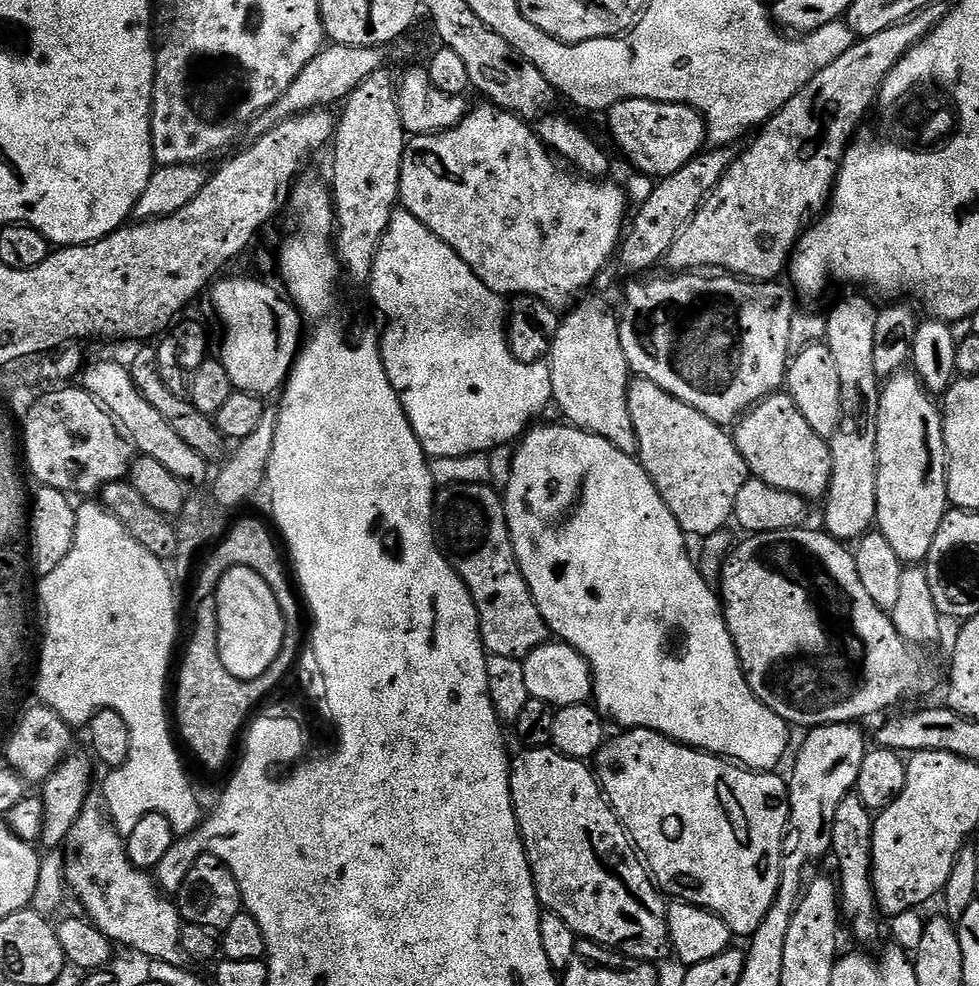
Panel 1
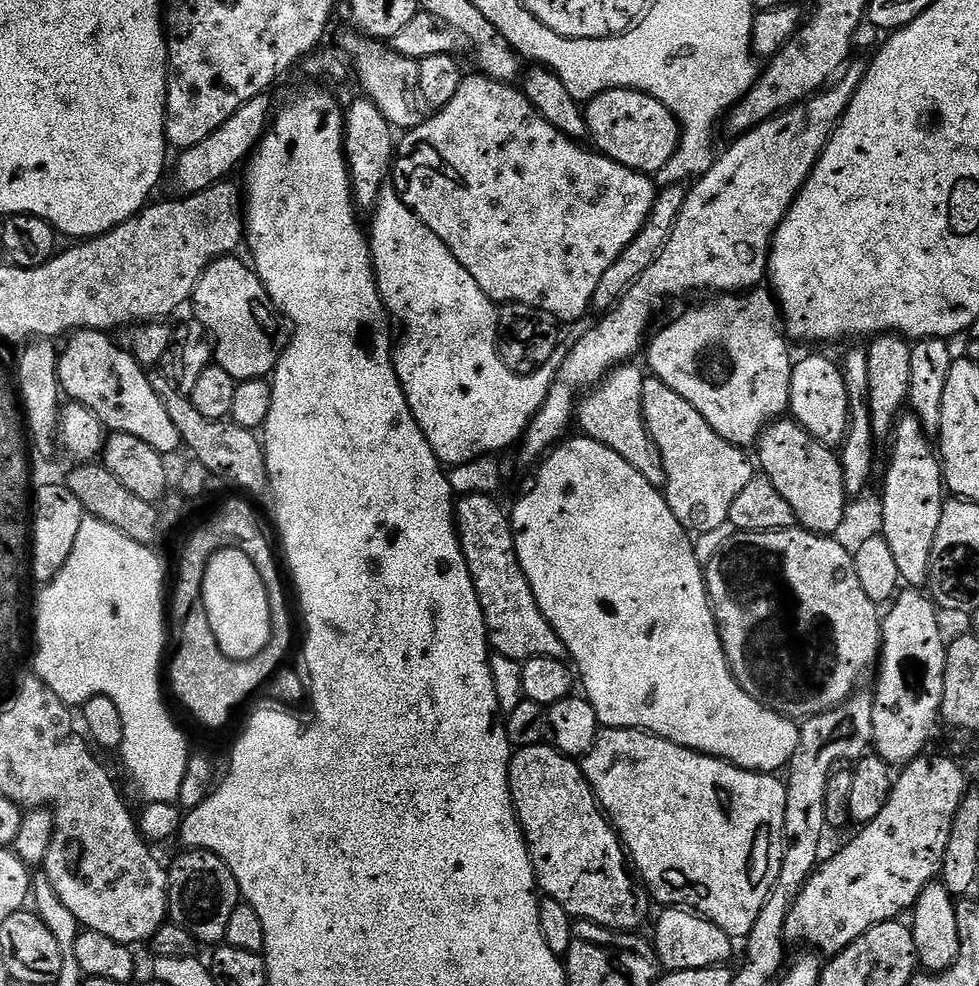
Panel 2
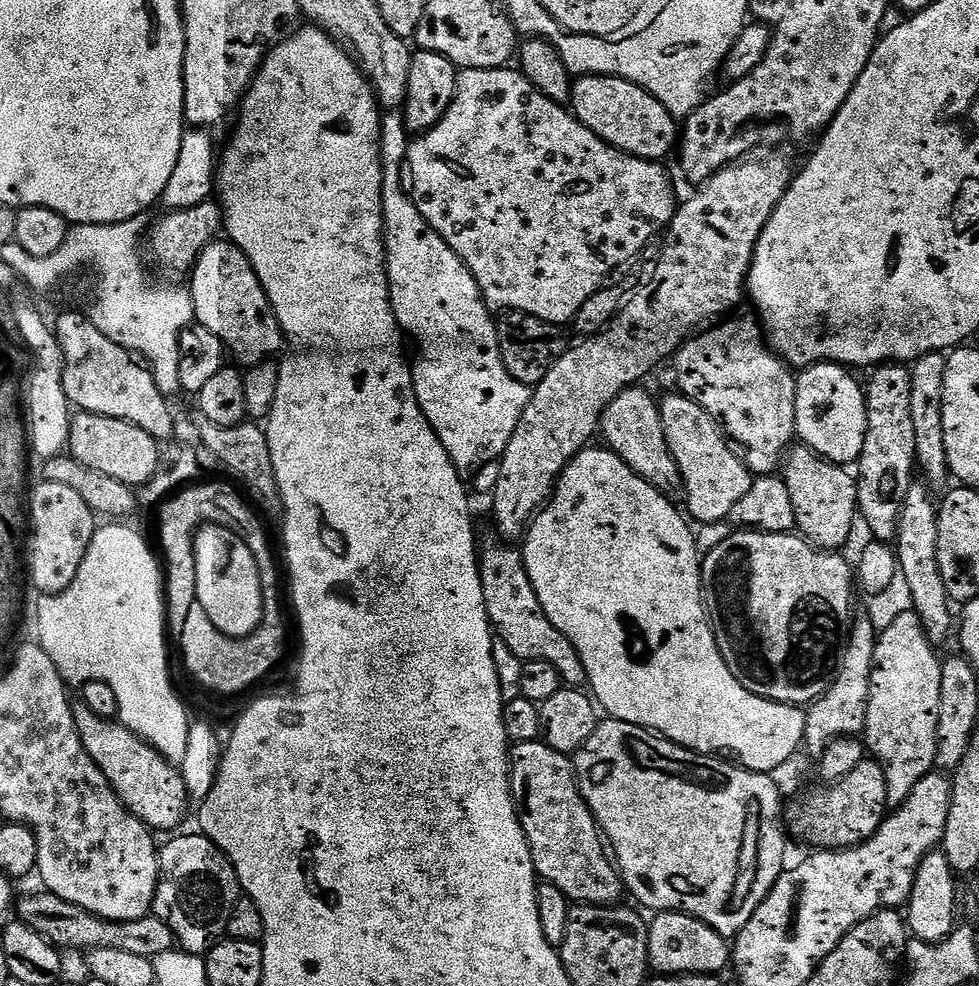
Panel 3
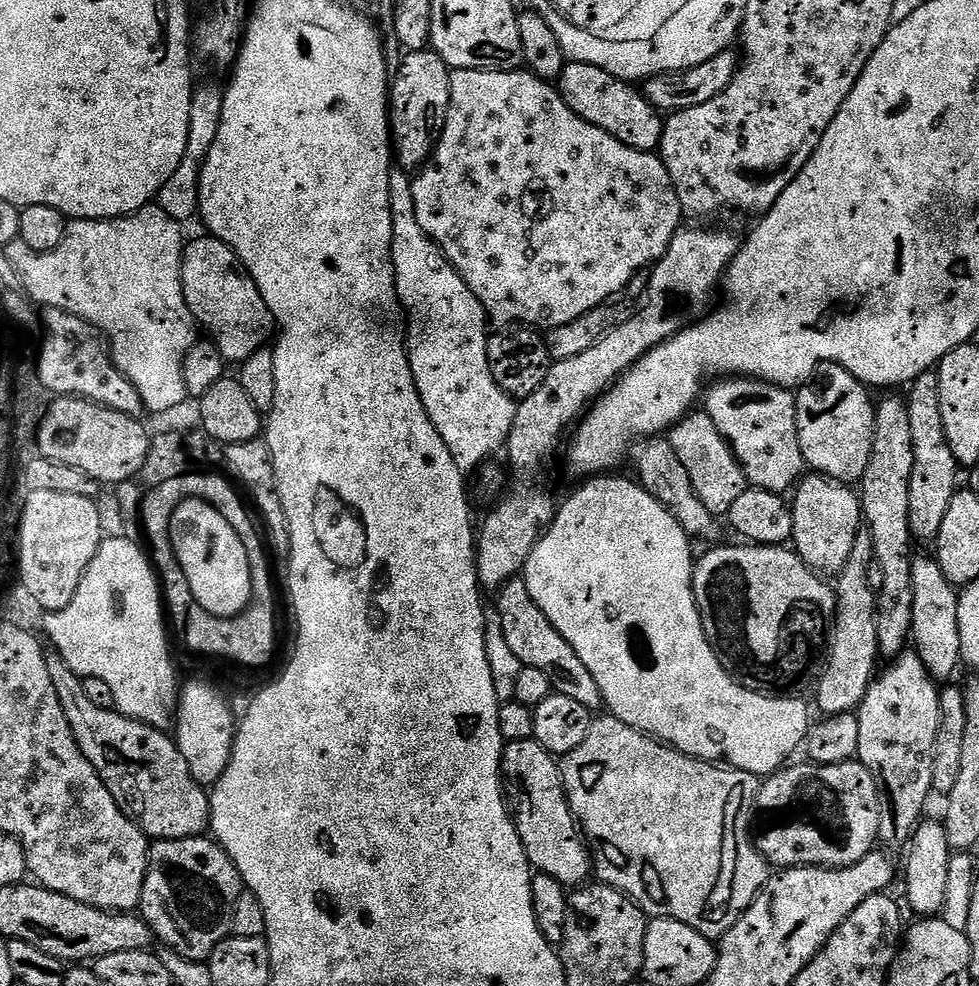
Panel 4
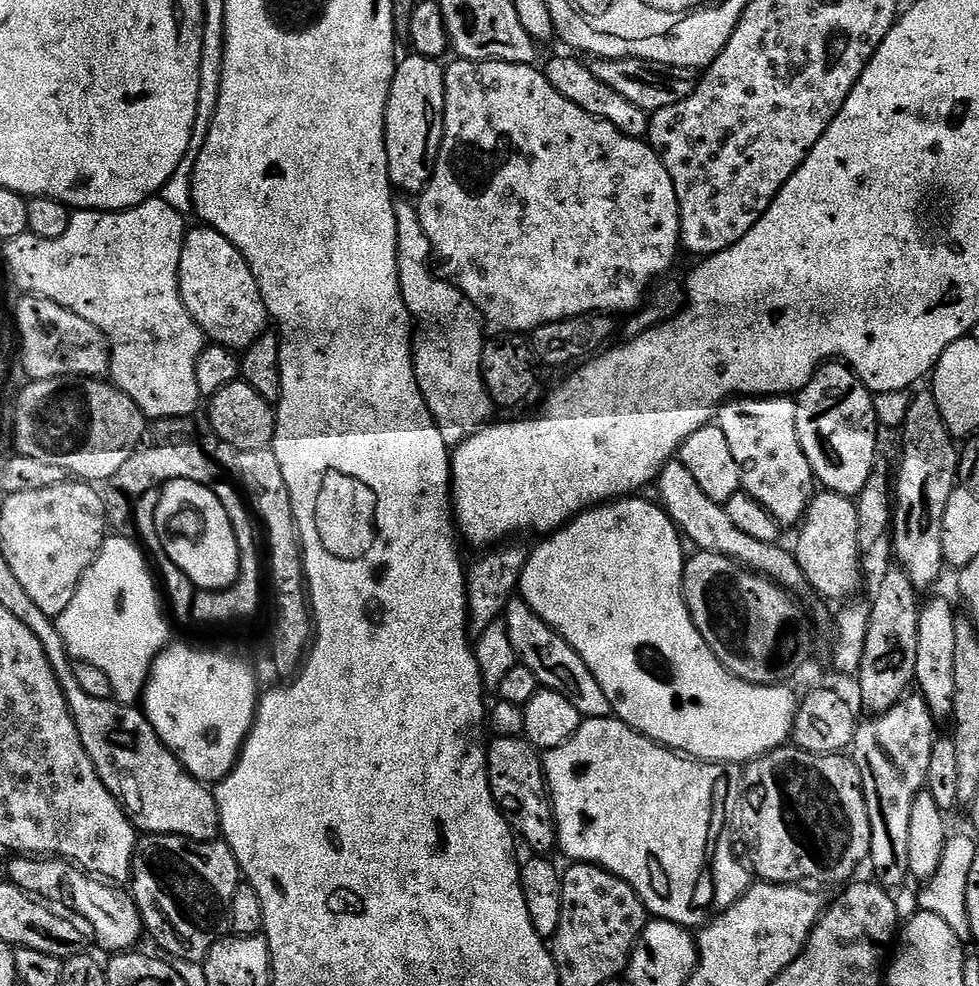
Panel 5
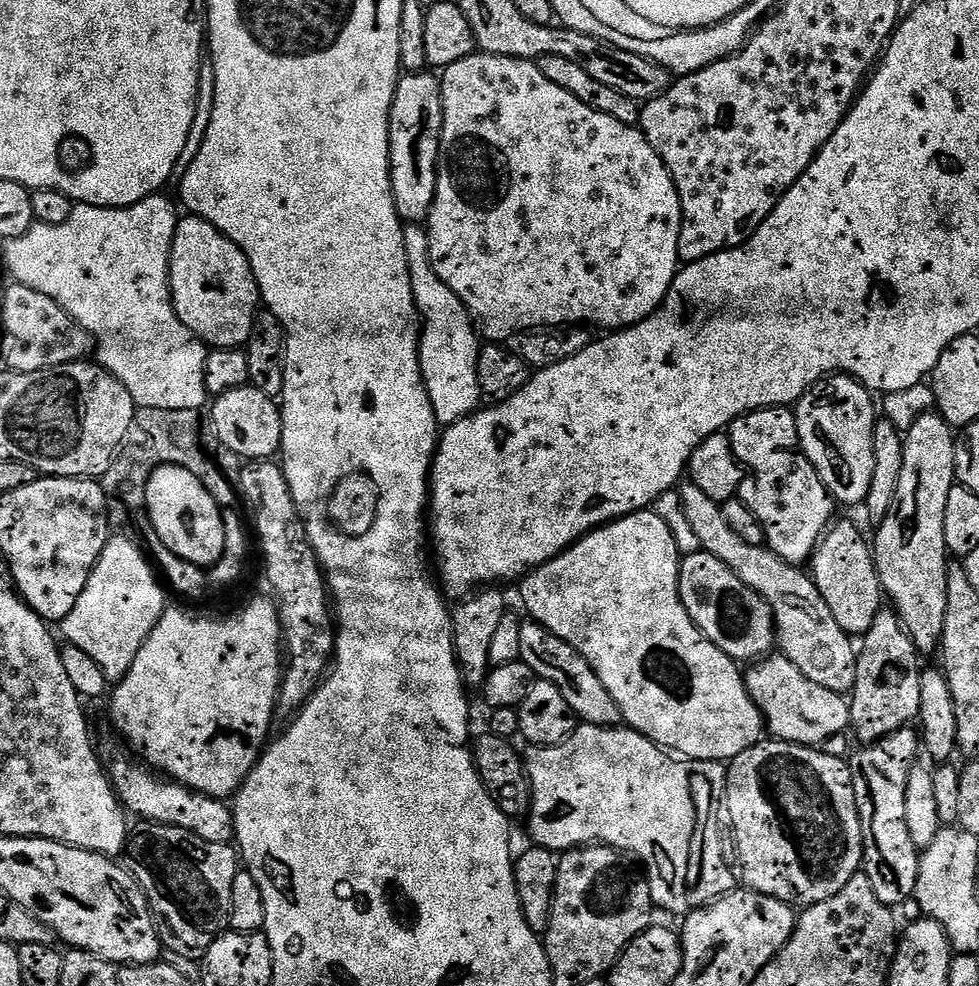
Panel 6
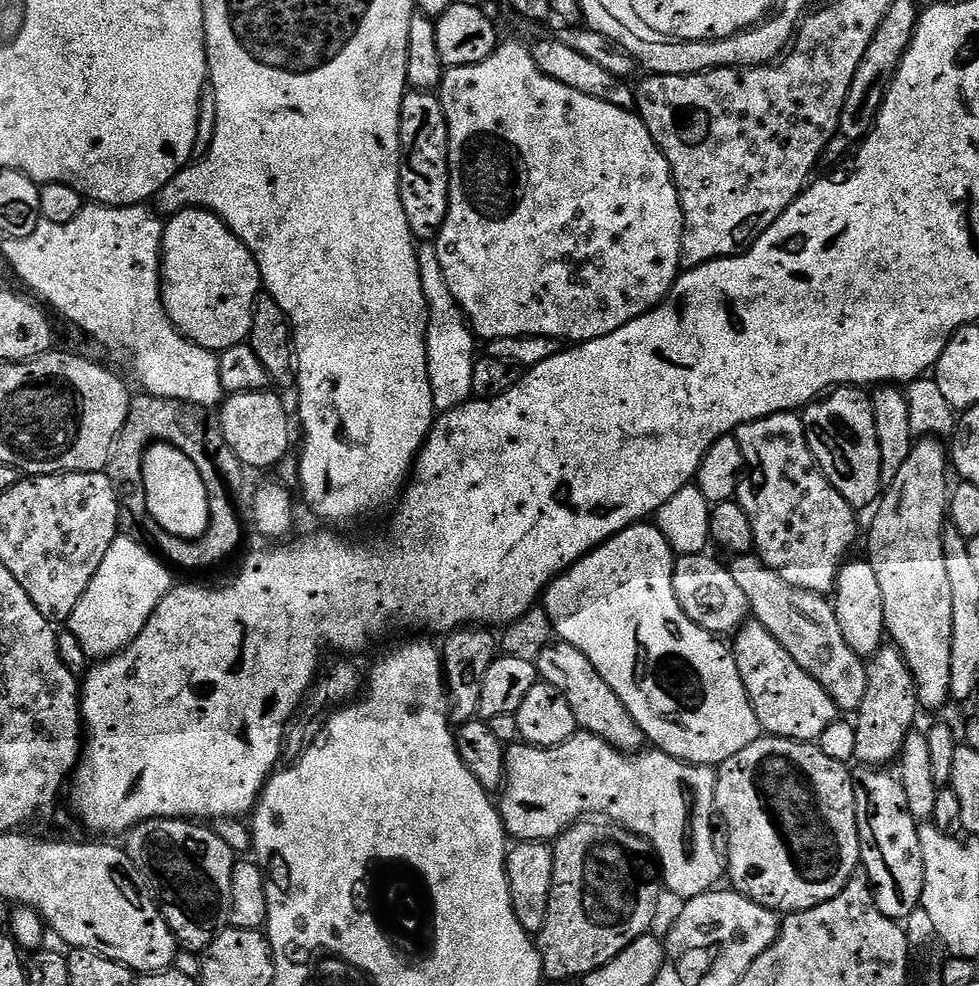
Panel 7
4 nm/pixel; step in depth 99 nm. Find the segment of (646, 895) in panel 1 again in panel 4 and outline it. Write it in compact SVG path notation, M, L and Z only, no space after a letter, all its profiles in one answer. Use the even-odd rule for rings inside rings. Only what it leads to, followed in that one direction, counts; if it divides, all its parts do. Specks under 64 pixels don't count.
M535 738L526 742L507 742L500 759L500 774L508 811L512 813L512 821L518 830L524 853L528 855L529 864L539 875L554 878L565 886L583 885L589 879L594 864L580 826L576 822L576 816L568 805L568 795L564 789L564 779L557 757L547 752Z

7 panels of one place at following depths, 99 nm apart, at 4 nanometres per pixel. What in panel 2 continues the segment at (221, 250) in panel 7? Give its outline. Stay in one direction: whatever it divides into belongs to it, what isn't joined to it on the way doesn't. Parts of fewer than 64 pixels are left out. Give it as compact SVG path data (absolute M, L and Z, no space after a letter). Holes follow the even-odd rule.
M230 255L216 260L209 268L204 271L198 286L194 290L190 301L190 308L193 308L195 319L207 326L212 333L214 341L214 360L230 374L230 378L236 381L241 380L263 380L271 377L275 372L280 355L288 347L290 339L289 329L286 327L286 321L276 310L272 303L270 294L266 286L260 281L260 277L247 263L236 260L235 255Z

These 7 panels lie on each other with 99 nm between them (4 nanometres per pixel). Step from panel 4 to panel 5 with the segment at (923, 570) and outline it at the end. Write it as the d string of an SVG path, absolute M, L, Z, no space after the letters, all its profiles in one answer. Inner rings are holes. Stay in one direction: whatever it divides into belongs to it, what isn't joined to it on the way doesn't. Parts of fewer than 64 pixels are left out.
M936 596L933 600L925 599L920 606L918 618L918 662L915 687L918 694L926 702L932 719L937 722L952 720L954 710L954 626L958 613L944 596Z

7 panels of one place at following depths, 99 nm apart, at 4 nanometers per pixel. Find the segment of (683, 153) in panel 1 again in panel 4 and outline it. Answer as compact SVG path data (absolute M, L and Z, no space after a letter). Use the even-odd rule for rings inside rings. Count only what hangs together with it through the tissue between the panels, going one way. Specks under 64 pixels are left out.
M568 62L560 74L558 91L578 118L586 118L586 122L606 130L618 142L643 152L659 149L665 117L635 83L619 80L614 74L606 74L606 70L598 70L598 66L586 66L586 62Z

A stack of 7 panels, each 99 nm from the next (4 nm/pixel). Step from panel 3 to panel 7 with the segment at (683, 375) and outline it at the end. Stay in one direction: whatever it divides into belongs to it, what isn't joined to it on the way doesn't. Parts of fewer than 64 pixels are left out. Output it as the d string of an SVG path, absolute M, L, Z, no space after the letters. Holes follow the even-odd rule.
M779 412L773 416L744 424L741 428L736 429L734 435L738 446L742 446L742 454L748 471L746 478L741 479L740 482L738 503L742 506L742 510L746 510L746 518L750 518L750 526L754 526L755 555L760 557L767 568L774 570L782 578L786 578L786 582L790 582L790 586L798 586L798 590L810 590L821 594L831 593L835 589L841 566L849 559L850 553L848 551L856 544L856 516L858 516L858 512L850 502L846 502L846 498L842 498L842 494L838 494L838 490L834 490L832 483L826 479L820 467L817 466L804 433L803 419L796 412Z

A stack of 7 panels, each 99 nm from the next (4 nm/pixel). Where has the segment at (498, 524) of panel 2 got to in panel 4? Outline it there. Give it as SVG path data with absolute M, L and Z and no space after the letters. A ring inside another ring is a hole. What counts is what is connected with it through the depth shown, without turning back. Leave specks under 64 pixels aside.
M517 578L506 582L503 588L499 589L500 596L494 604L495 611L502 614L502 630L506 633L506 643L510 645L510 650L520 659L521 665L542 670L546 678L550 678L553 693L574 698L574 702L582 702L582 706L593 710L599 709L604 703L602 694L598 690L598 682L594 682L590 670L582 666L582 658L574 654L574 646L554 630L554 626L538 610L534 598L526 590L526 582L523 578Z

